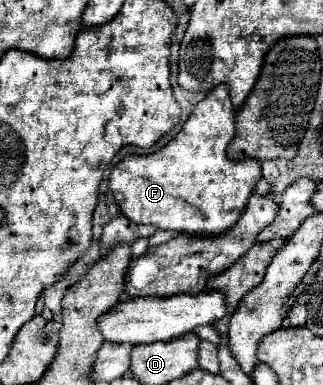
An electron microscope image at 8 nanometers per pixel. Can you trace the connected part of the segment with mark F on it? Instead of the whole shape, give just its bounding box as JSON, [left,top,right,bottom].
[109,84,261,236]

